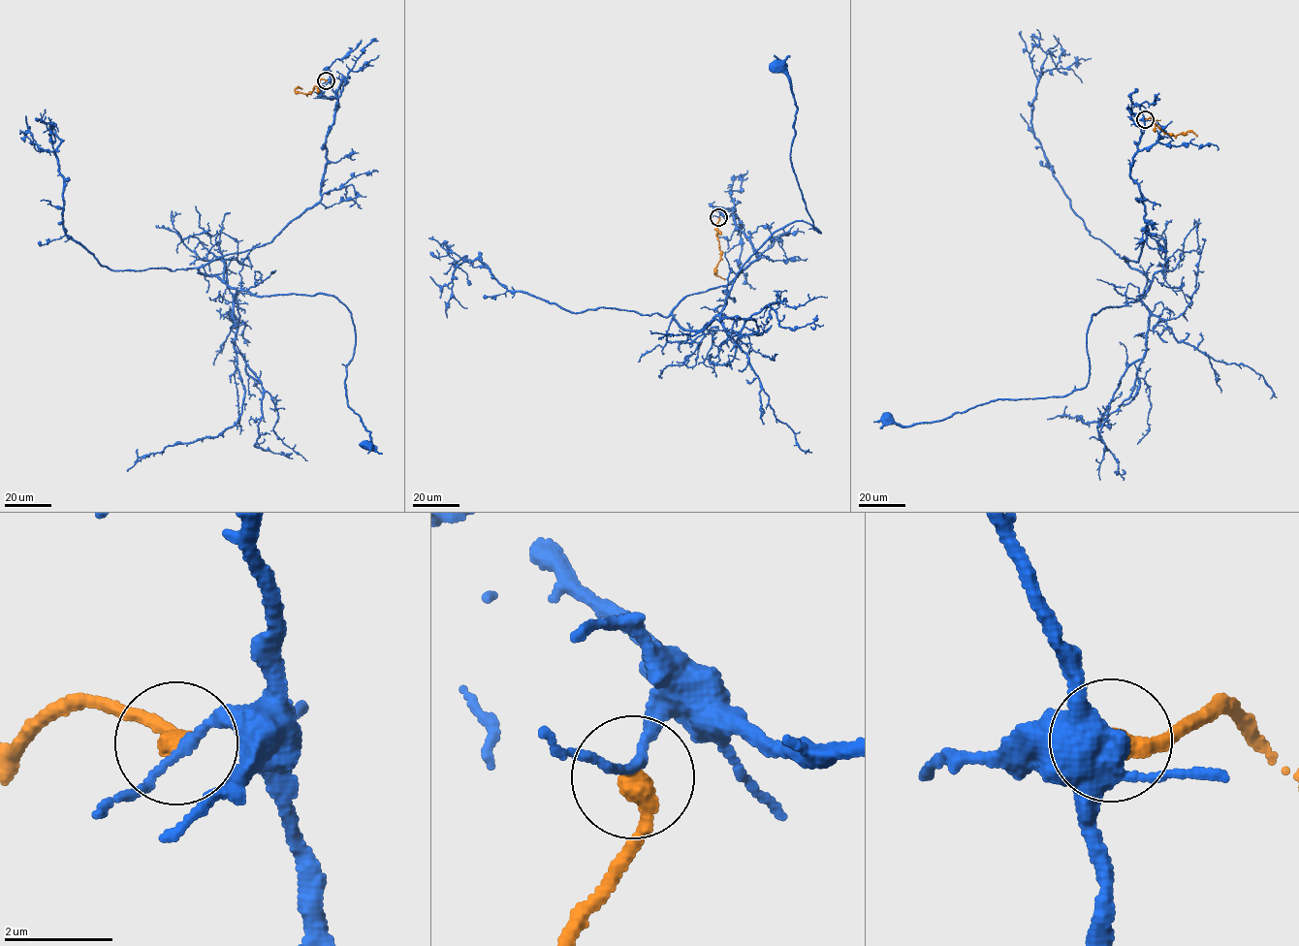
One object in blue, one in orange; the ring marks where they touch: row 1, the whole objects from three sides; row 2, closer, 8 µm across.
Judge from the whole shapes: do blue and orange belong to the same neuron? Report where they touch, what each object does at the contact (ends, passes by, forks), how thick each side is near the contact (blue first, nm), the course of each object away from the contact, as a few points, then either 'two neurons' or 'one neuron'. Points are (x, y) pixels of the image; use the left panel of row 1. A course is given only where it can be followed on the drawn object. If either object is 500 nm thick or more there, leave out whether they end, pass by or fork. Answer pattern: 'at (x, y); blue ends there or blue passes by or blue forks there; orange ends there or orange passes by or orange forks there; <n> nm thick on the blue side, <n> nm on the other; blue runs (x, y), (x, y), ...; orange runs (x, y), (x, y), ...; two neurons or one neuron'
at (326, 80); blue passes by; orange ends there; 150 nm thick on the blue side, 400 nm on the other; blue runs (326, 80), (336, 103), (321, 199), (198, 271), (345, 305), (347, 403), (368, 445); orange runs (326, 80), (320, 79), (310, 93), (295, 91), (298, 86), (301, 89); two neurons

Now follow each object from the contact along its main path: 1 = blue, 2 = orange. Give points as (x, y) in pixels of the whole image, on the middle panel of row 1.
1: (719, 217), (737, 216), (761, 256), (681, 299), (685, 330), (720, 314), (776, 232), (821, 233), (777, 66)
2: (719, 217), (716, 235), (720, 261), (714, 272), (724, 278)

